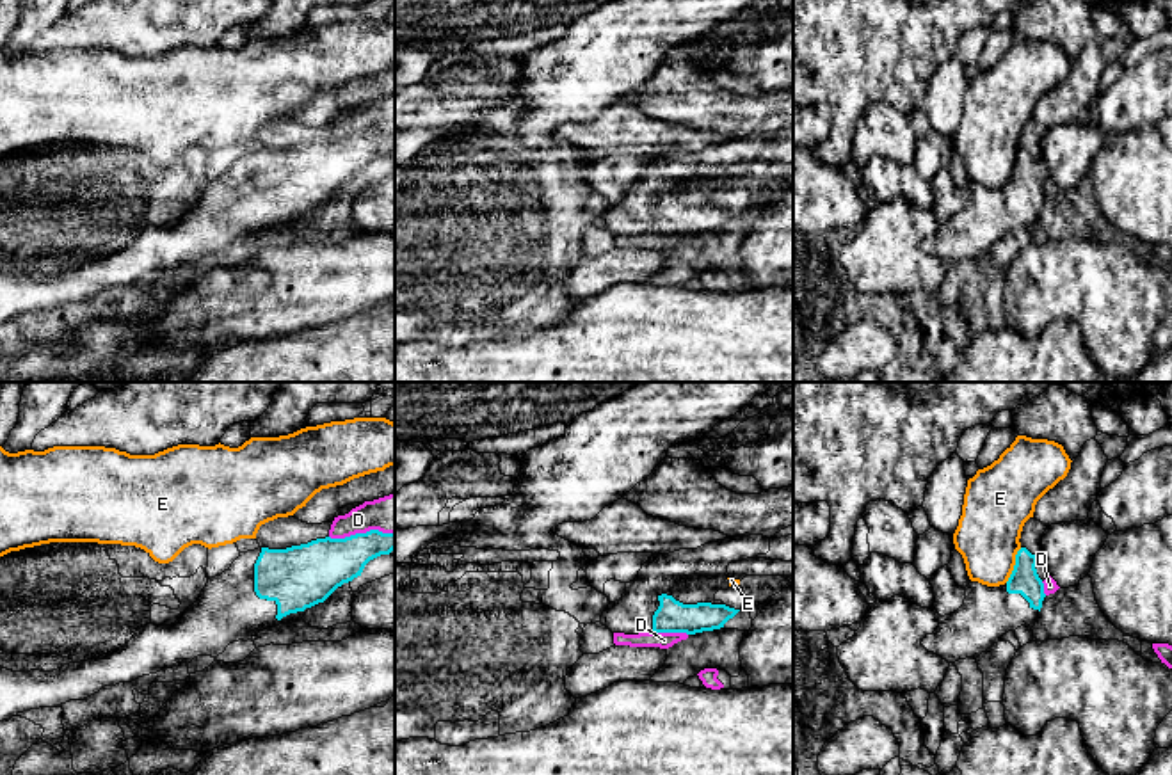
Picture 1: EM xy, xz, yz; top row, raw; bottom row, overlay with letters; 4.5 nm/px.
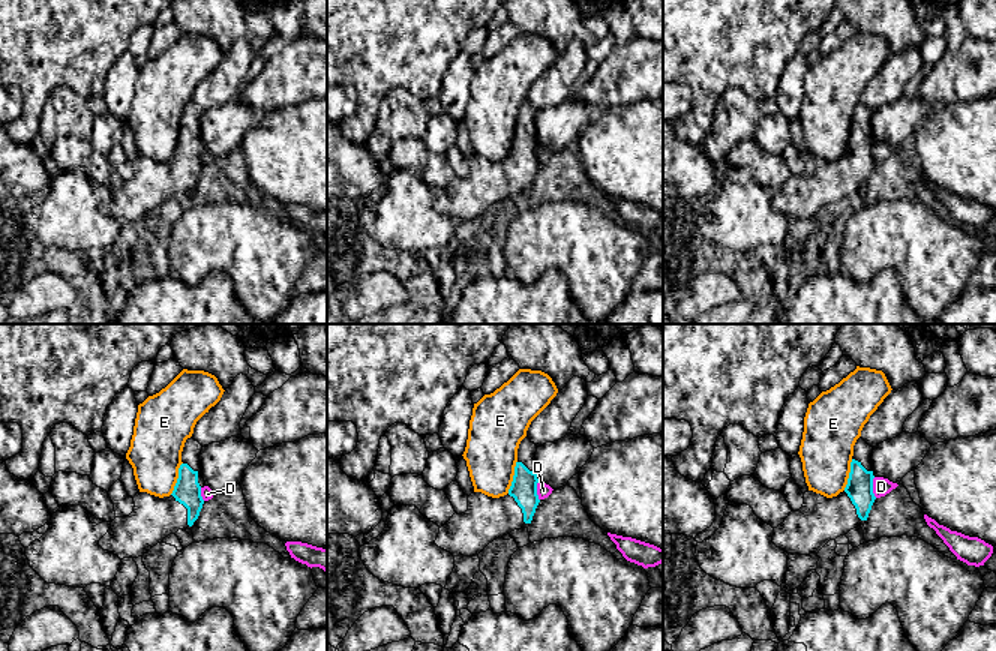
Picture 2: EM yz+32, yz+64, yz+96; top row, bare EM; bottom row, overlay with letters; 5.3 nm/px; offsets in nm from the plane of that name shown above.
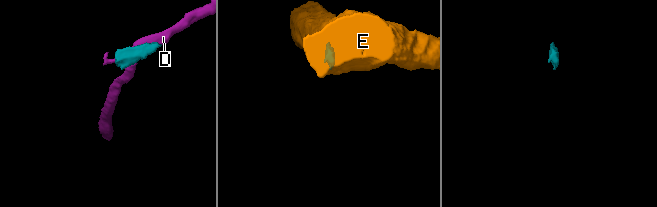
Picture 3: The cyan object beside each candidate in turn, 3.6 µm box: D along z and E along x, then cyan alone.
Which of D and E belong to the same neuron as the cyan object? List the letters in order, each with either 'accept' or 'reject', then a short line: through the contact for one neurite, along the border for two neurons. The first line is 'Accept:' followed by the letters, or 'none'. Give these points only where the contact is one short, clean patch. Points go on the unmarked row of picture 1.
Accept: none
D: reject
E: reject | yz (1021, 150), (1014, 160), (1014, 171), (1005, 183)

